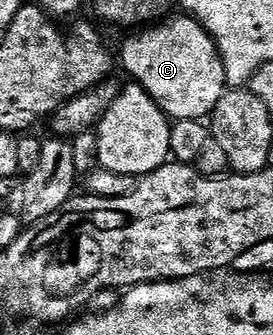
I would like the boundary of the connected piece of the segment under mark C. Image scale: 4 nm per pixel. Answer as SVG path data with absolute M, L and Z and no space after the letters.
M169 17L155 25L145 26L137 30L118 51L118 63L124 66L124 71L129 75L131 82L142 88L159 105L169 120L178 119L204 119L211 116L219 103L219 99L226 92L228 82L224 72L224 62L216 48L216 42L210 37L207 29L195 17L176 19Z

